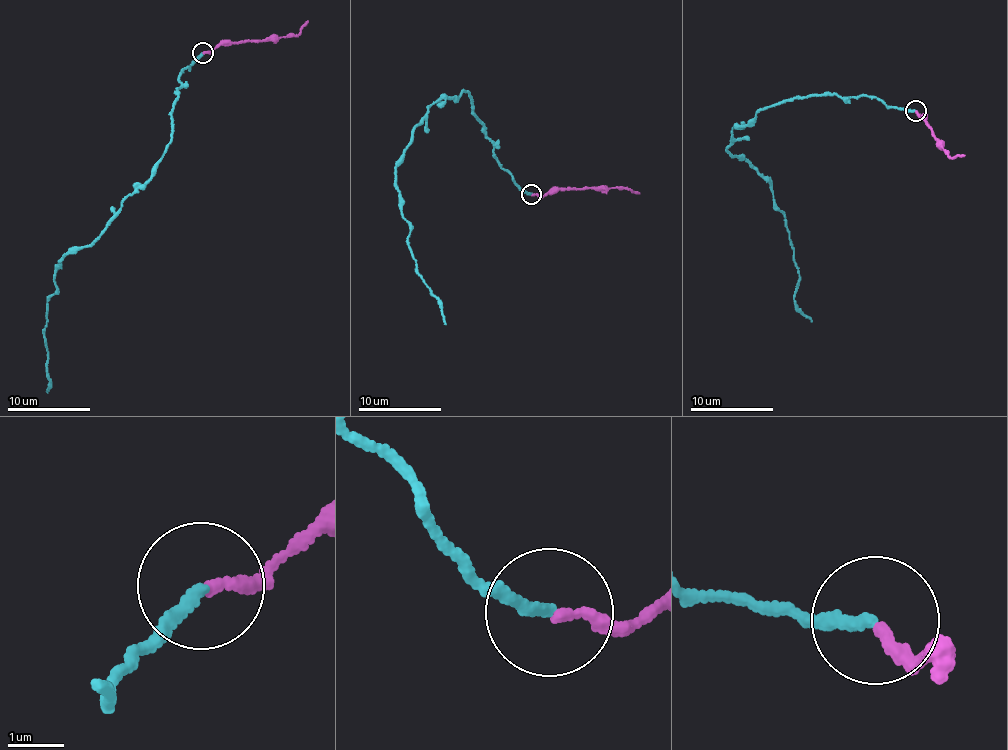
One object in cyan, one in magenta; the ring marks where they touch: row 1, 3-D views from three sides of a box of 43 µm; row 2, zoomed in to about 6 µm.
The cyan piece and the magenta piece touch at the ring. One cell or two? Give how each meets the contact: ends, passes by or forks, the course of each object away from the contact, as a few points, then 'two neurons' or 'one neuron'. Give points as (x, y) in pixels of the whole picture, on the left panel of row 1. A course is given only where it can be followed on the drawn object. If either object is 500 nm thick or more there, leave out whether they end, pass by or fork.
cyan ends | magenta ends | cyan via (203, 52), (180, 74), (173, 132), (147, 183), (99, 239), (56, 269), (46, 391) | magenta via (203, 52), (233, 42), (296, 35), (308, 21) | one neuron

